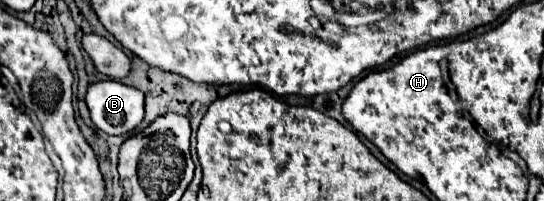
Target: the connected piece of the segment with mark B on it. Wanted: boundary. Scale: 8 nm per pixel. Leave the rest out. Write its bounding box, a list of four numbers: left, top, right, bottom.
[86,80,144,136]

